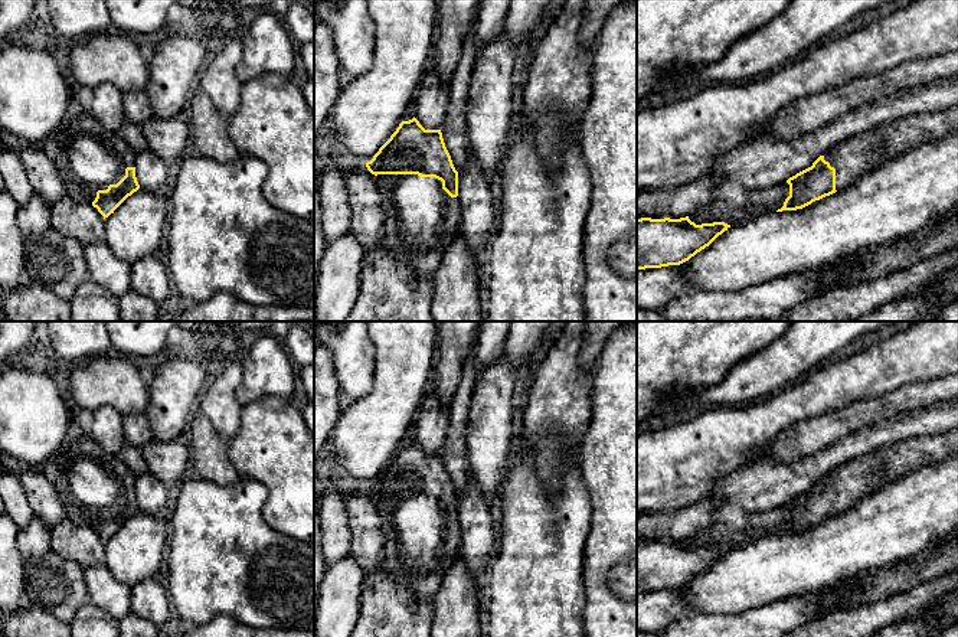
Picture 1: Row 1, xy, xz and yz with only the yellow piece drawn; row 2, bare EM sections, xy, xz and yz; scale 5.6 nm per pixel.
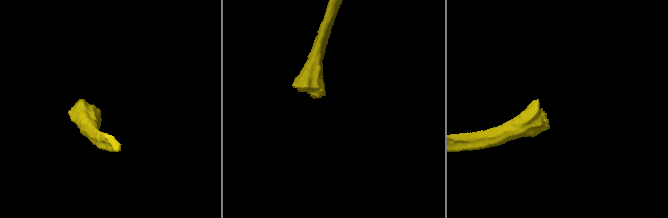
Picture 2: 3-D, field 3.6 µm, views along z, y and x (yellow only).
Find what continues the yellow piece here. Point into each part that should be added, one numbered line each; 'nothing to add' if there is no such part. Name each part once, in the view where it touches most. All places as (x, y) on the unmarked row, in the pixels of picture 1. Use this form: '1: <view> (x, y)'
1: xz (422, 542)

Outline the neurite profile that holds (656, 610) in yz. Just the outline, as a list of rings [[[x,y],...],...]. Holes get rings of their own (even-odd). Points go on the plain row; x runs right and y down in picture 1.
[[[679,588],[637,592],[637,630],[663,633],[671,623],[691,612]]]

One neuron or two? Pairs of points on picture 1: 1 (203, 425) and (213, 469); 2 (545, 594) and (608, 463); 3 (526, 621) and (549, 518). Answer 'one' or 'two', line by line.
1: one
2: two
3: one

